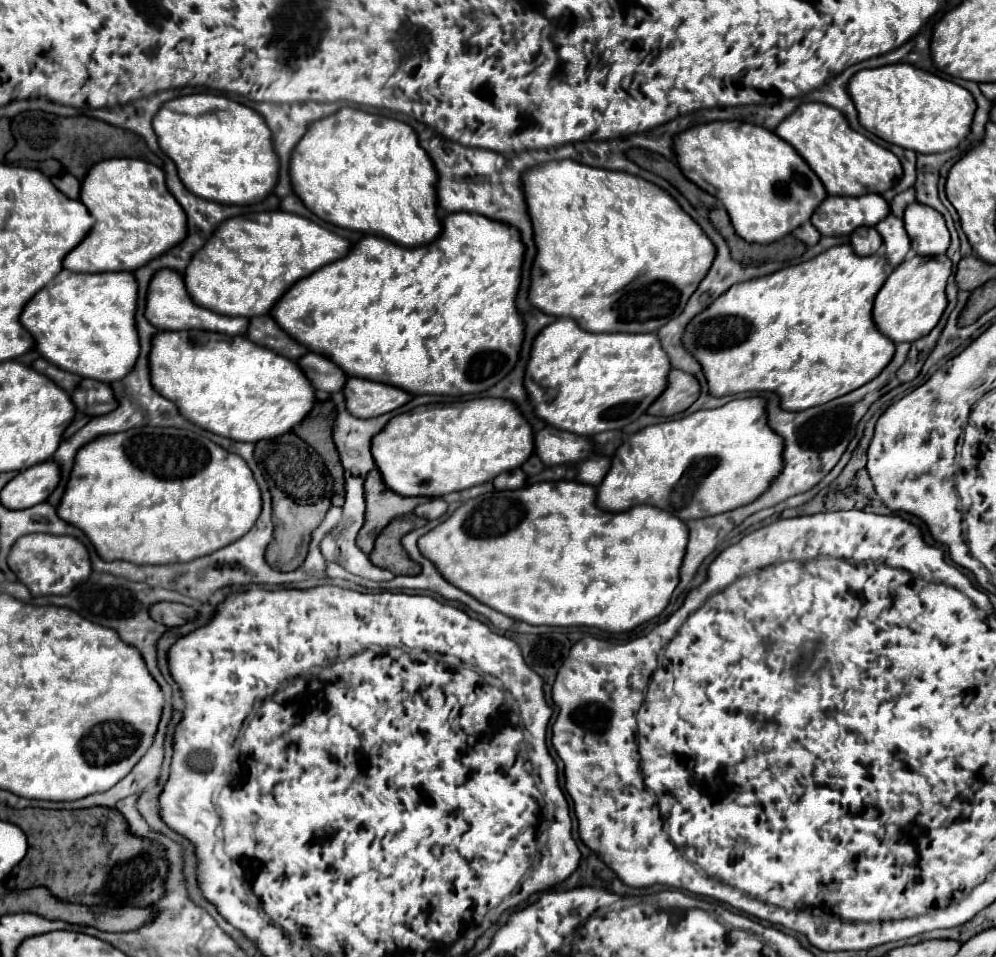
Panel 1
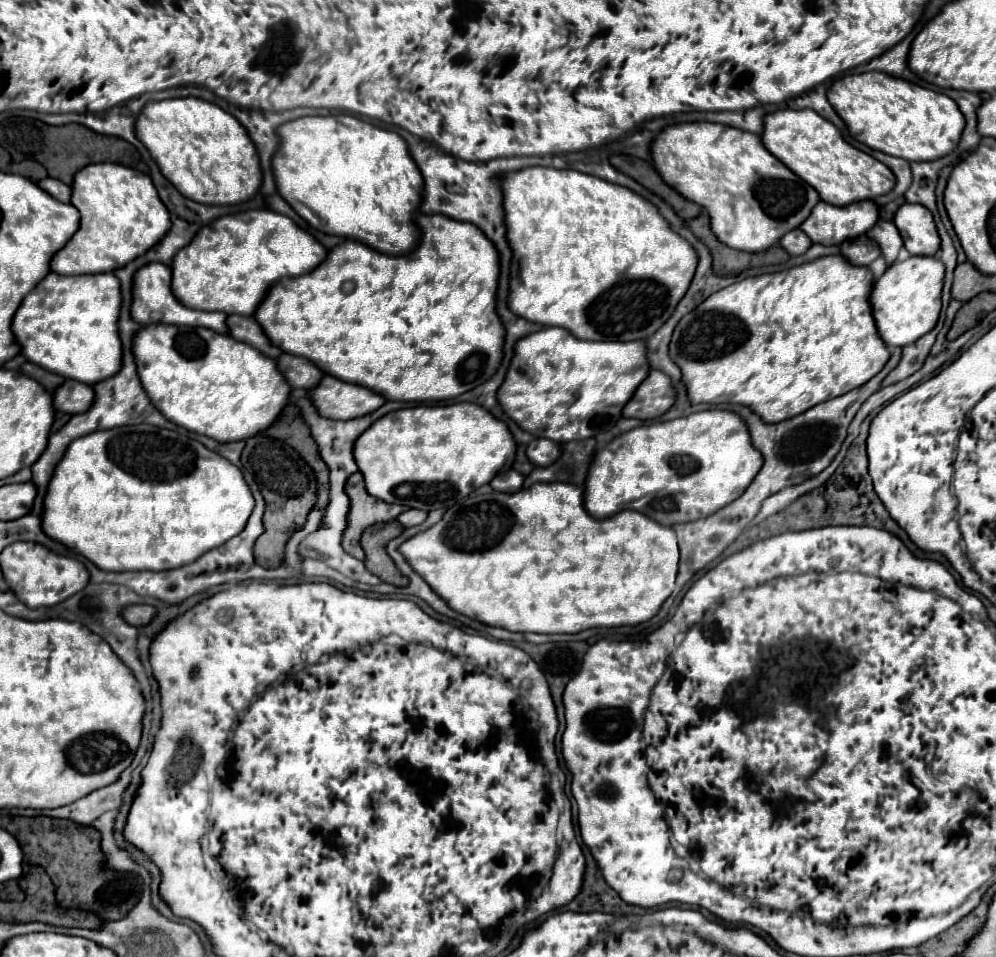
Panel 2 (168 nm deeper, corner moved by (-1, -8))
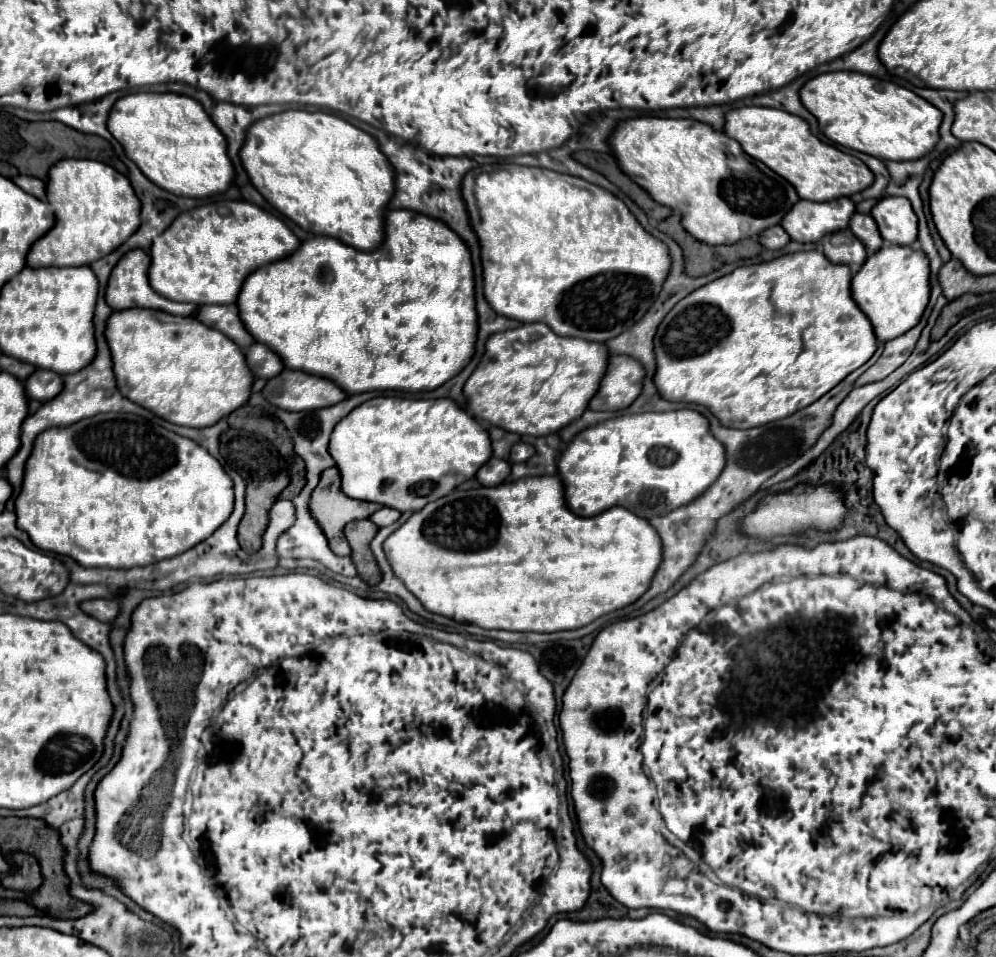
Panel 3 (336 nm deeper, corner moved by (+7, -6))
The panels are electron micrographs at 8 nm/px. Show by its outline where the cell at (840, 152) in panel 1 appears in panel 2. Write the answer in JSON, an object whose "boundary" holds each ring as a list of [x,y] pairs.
{"boundary":[[[779,109],[765,117],[763,145],[779,157],[793,173],[817,189],[823,201],[831,205],[849,205],[863,199],[875,199],[895,187],[893,171],[871,155],[849,145],[841,131],[813,109]]]}

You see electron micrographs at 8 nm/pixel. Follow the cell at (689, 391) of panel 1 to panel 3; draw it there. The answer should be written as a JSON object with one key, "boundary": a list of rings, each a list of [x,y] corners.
{"boundary":[[[609,355],[605,379],[601,379],[597,395],[589,401],[589,409],[621,411],[629,407],[641,393],[643,375],[645,369],[637,359],[629,359],[627,355]]]}

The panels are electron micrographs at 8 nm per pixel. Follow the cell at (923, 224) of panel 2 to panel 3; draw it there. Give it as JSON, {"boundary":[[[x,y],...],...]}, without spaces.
{"boundary":[[[883,197],[879,199],[871,215],[879,227],[881,237],[893,245],[911,245],[917,239],[917,217],[905,197]]]}

